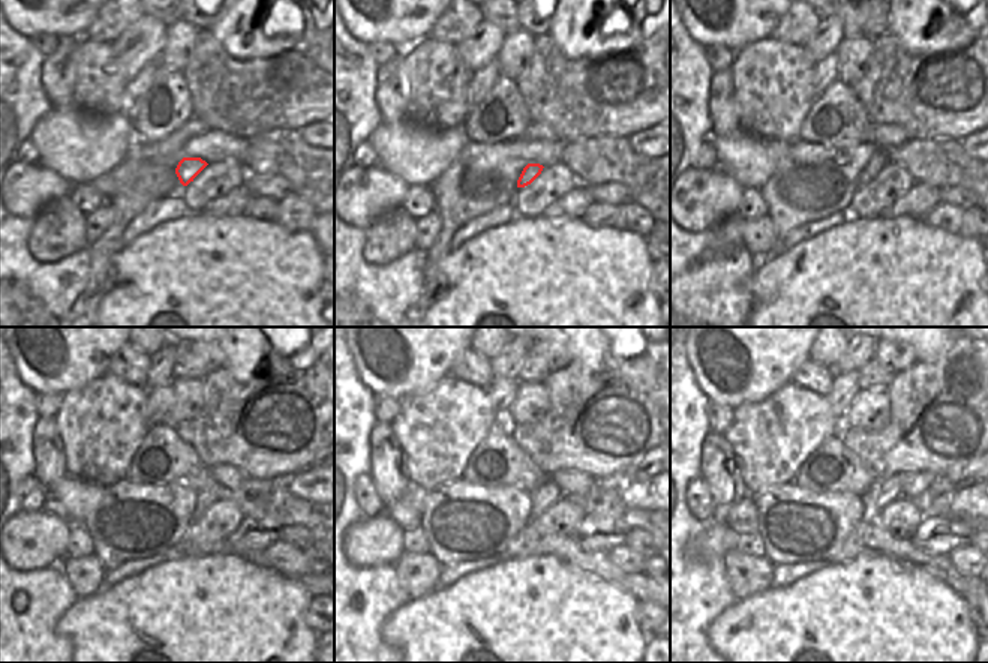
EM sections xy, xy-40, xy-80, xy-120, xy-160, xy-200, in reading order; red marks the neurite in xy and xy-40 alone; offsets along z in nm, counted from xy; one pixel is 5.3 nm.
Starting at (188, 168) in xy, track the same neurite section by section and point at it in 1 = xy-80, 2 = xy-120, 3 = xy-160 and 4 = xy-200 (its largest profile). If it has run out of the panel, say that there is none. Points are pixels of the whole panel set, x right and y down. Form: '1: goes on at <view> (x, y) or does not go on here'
1: goes on at xy-80 (880, 159)
2: goes on at xy-120 (206, 498)
3: goes on at xy-160 (549, 492)
4: goes on at xy-200 (885, 491)

